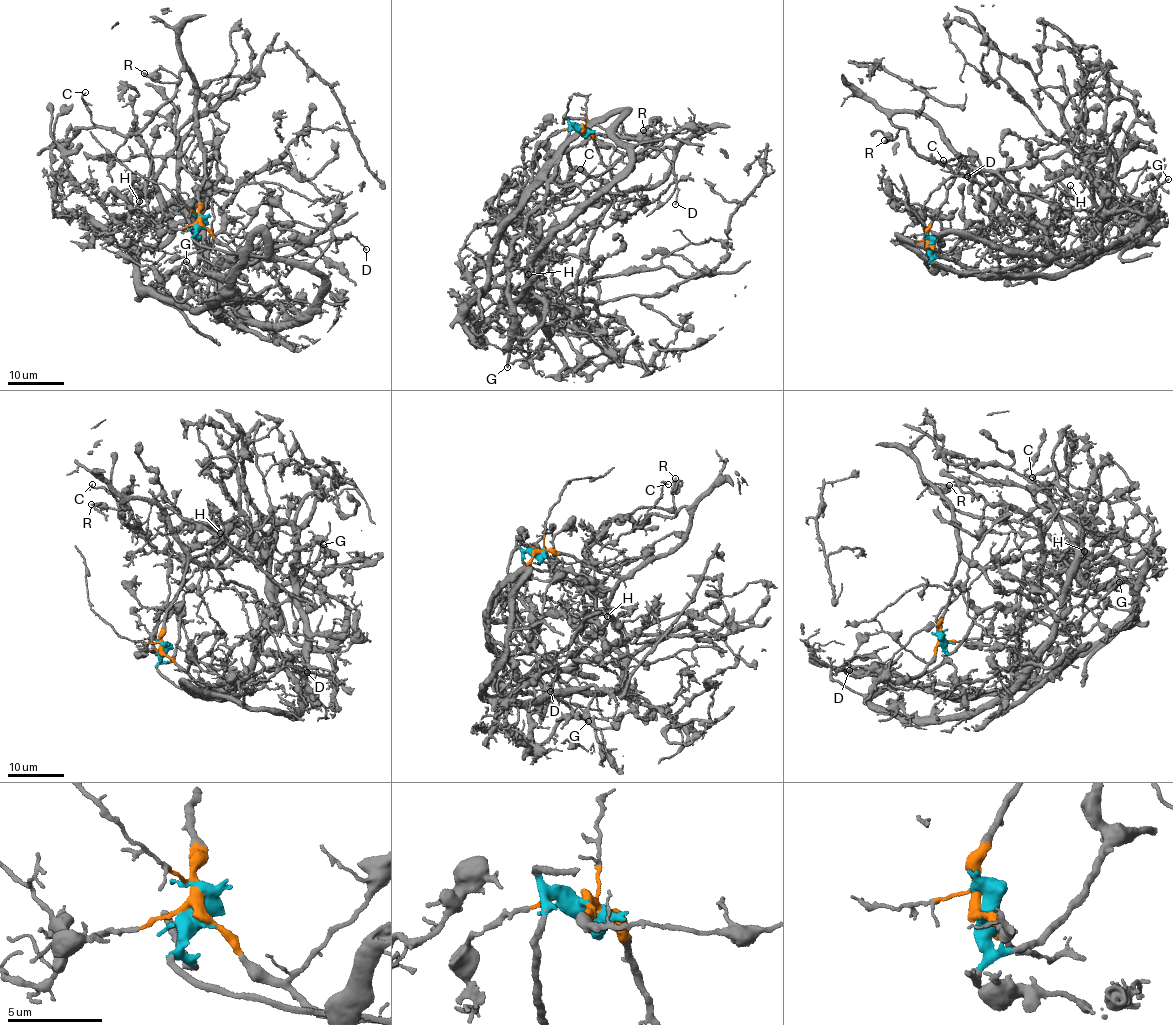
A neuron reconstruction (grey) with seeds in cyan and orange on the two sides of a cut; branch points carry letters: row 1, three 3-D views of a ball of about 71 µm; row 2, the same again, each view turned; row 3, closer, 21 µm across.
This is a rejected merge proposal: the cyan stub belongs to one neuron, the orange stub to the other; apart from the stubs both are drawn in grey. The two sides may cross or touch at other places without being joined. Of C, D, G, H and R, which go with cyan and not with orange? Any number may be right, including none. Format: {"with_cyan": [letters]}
{"with_cyan": ["H"]}

